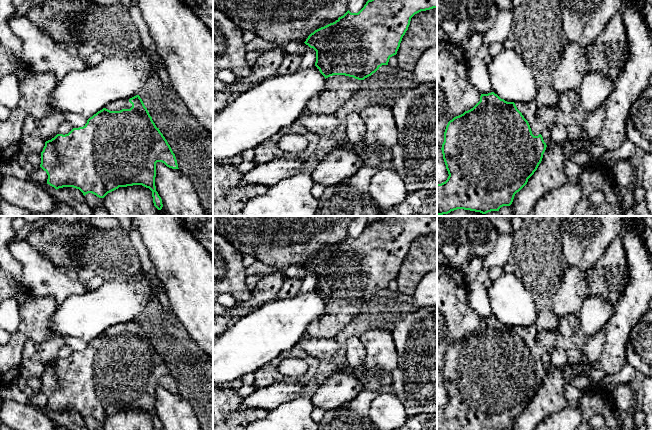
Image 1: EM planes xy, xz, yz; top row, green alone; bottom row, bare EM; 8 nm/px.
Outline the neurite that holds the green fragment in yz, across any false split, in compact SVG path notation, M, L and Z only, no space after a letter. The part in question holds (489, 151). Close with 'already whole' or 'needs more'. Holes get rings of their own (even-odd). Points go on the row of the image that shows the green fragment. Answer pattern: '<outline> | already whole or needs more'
M491 92L481 94L480 101L472 109L450 120L444 132L441 148L449 176L445 182L437 184L437 216L457 209L486 214L499 211L503 206L510 206L515 194L527 184L541 163L547 147L541 133L556 127L558 112L558 107L543 105L536 101L507 102Z | needs more

